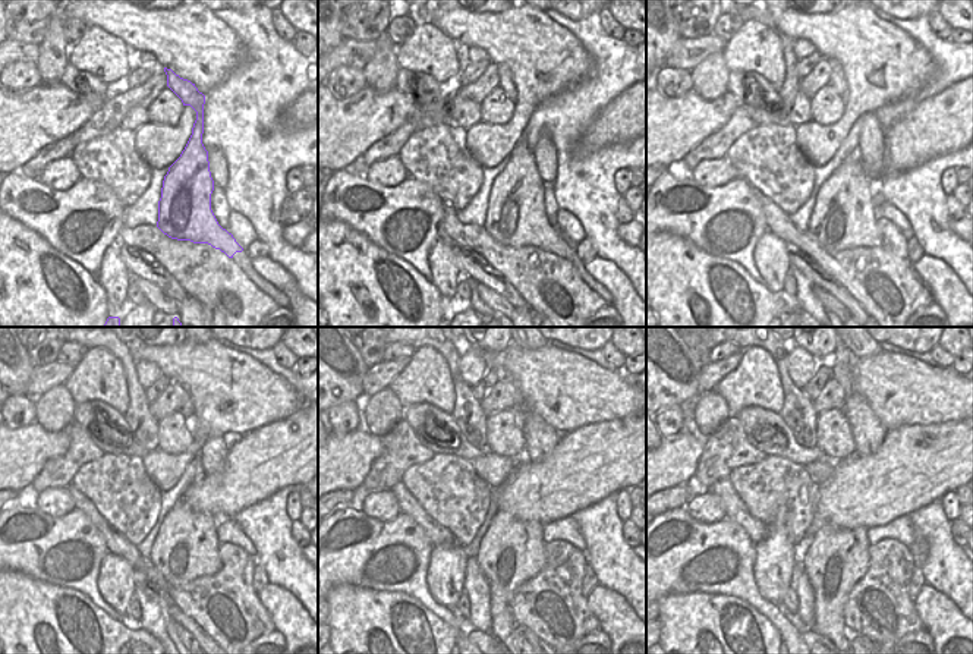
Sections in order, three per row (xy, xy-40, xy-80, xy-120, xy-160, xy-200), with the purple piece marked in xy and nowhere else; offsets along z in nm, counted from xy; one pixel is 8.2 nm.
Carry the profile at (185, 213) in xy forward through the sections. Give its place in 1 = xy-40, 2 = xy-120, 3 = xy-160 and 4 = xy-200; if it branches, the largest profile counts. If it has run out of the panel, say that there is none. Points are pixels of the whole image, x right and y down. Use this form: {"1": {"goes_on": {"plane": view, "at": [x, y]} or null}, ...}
{"1": {"goes_on": {"plane": "xy-40", "at": [515, 216]}}, "2": {"goes_on": {"plane": "xy-120", "at": [185, 547]}}, "3": {"goes_on": {"plane": "xy-160", "at": [512, 552]}}, "4": {"goes_on": {"plane": "xy-200", "at": [837, 557]}}}

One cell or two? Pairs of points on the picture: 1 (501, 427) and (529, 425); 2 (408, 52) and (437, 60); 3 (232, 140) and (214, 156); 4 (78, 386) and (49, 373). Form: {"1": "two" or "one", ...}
{"1": "two", "2": "one", "3": "two", "4": "two"}

